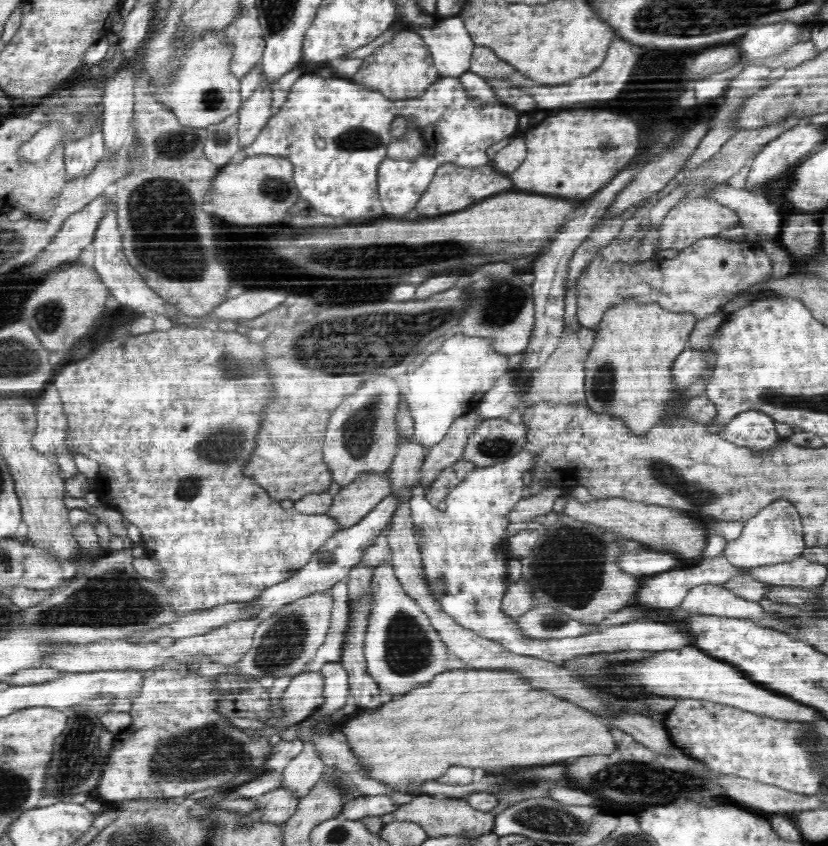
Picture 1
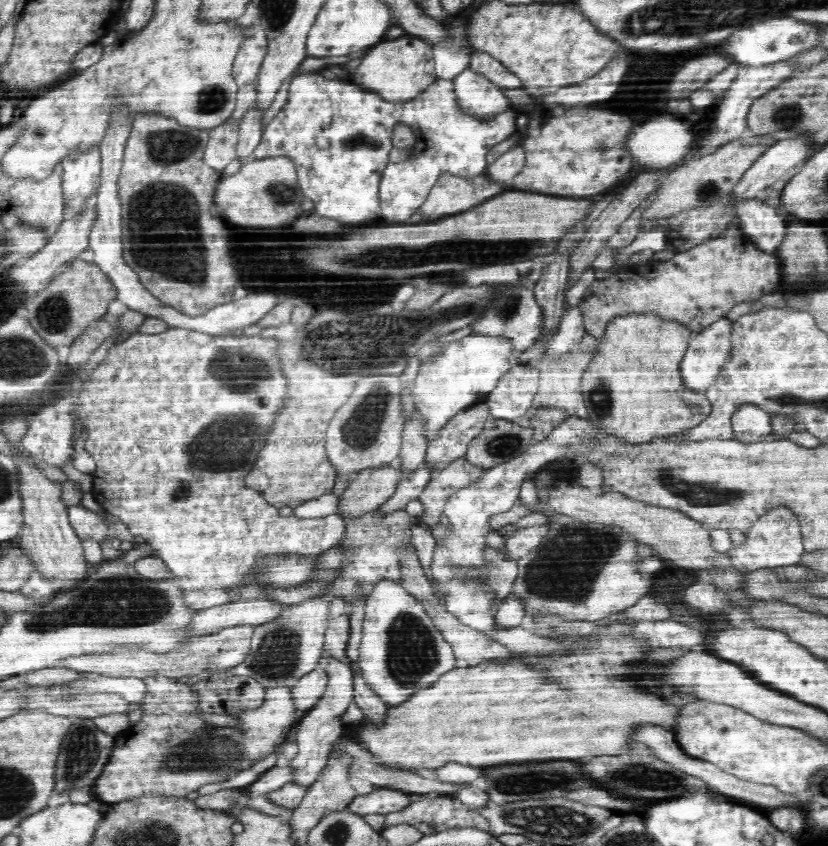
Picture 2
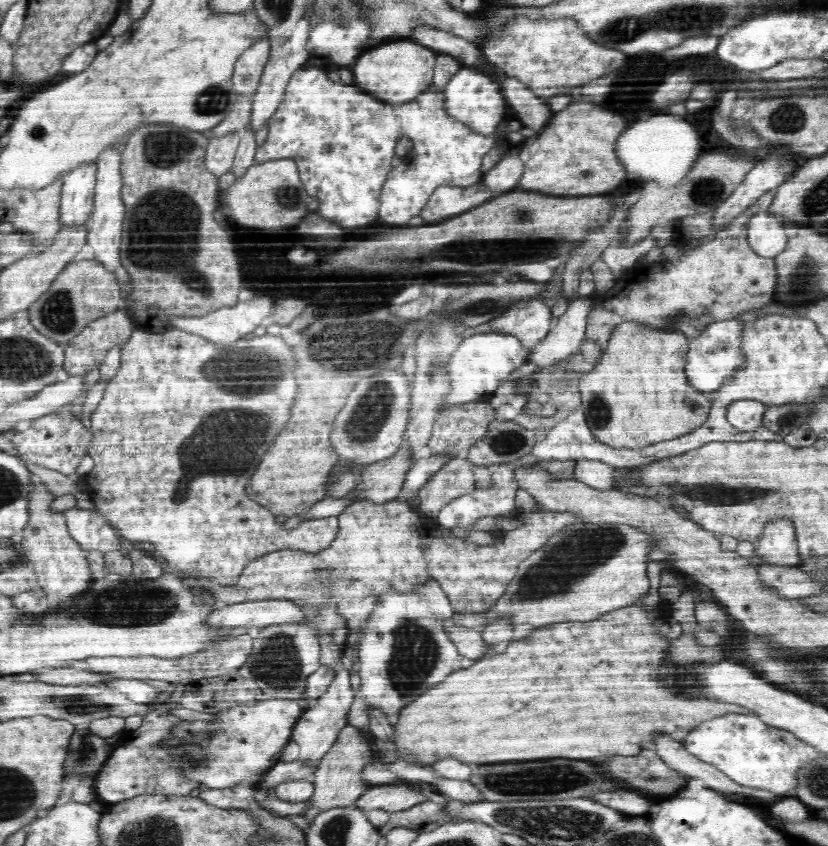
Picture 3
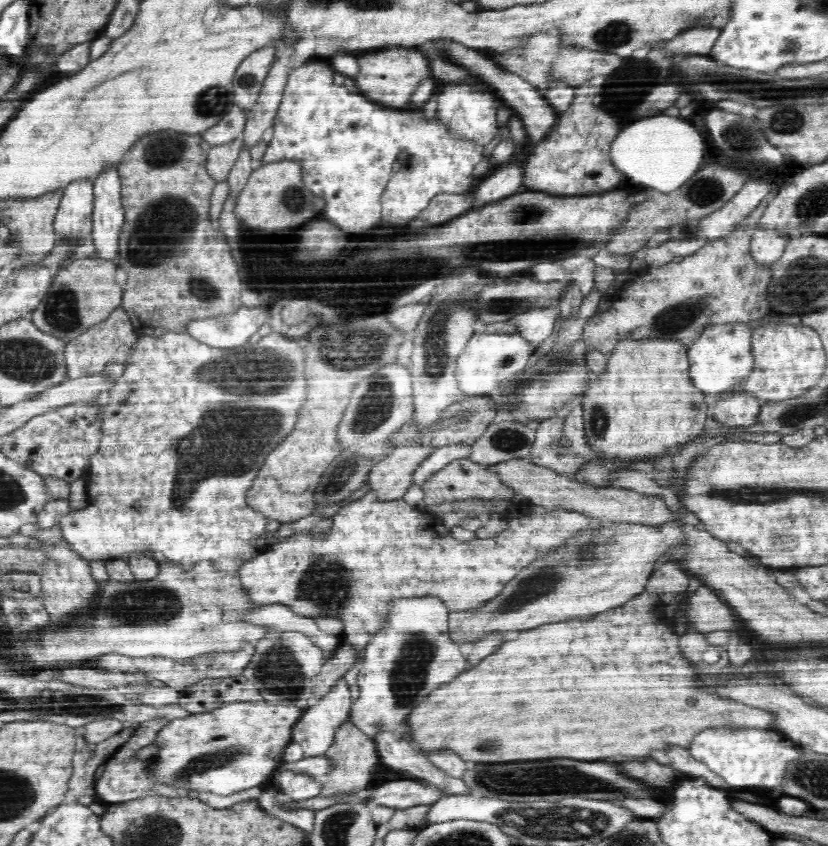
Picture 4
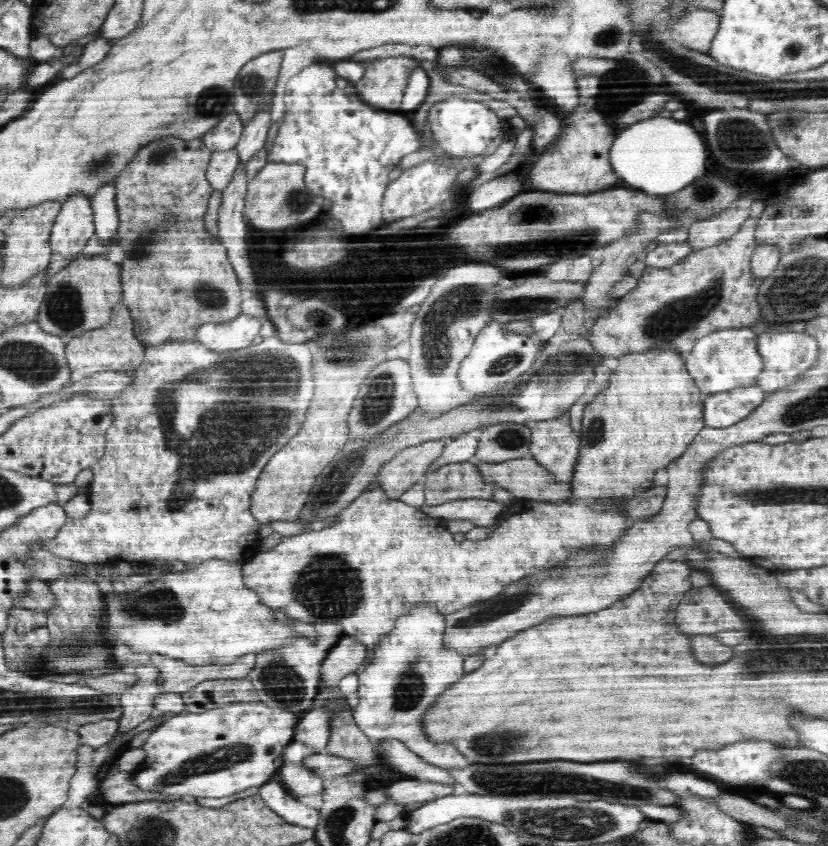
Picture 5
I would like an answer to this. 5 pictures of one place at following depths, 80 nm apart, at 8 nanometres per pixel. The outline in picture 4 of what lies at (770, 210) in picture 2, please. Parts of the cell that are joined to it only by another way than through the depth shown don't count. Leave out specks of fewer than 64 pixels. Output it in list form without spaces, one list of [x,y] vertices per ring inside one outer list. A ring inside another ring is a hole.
[[[757,226],[752,241],[751,252],[757,262],[772,266],[783,256],[789,238],[774,231],[764,231]]]

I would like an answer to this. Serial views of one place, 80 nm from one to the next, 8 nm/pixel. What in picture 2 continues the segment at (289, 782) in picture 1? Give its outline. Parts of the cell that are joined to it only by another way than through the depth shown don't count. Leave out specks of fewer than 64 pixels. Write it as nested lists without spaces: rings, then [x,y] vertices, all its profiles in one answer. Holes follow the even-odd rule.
[[[328,655],[321,657],[319,666],[328,673],[328,686],[316,706],[296,724],[296,738],[294,740],[298,744],[299,752],[290,764],[290,767],[295,771],[293,783],[300,784],[305,788],[310,788],[318,780],[321,770],[326,766],[332,746],[343,737],[345,726],[341,717],[354,698],[353,676],[350,665],[337,661],[332,655]]]

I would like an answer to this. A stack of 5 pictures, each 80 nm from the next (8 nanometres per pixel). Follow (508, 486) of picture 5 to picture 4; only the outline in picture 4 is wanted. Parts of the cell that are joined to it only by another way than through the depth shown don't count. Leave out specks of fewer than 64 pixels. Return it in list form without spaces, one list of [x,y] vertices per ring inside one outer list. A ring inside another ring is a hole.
[[[530,459],[509,460],[489,465],[488,469],[501,478],[504,486],[510,485],[512,492],[522,494],[528,502],[541,508],[580,512],[584,516],[603,523],[642,524],[642,526],[660,528],[660,526],[676,522],[676,516],[673,516],[673,512],[666,506],[664,499],[658,495],[640,494],[616,487],[582,484],[575,478],[562,476],[549,468],[535,465]]]

